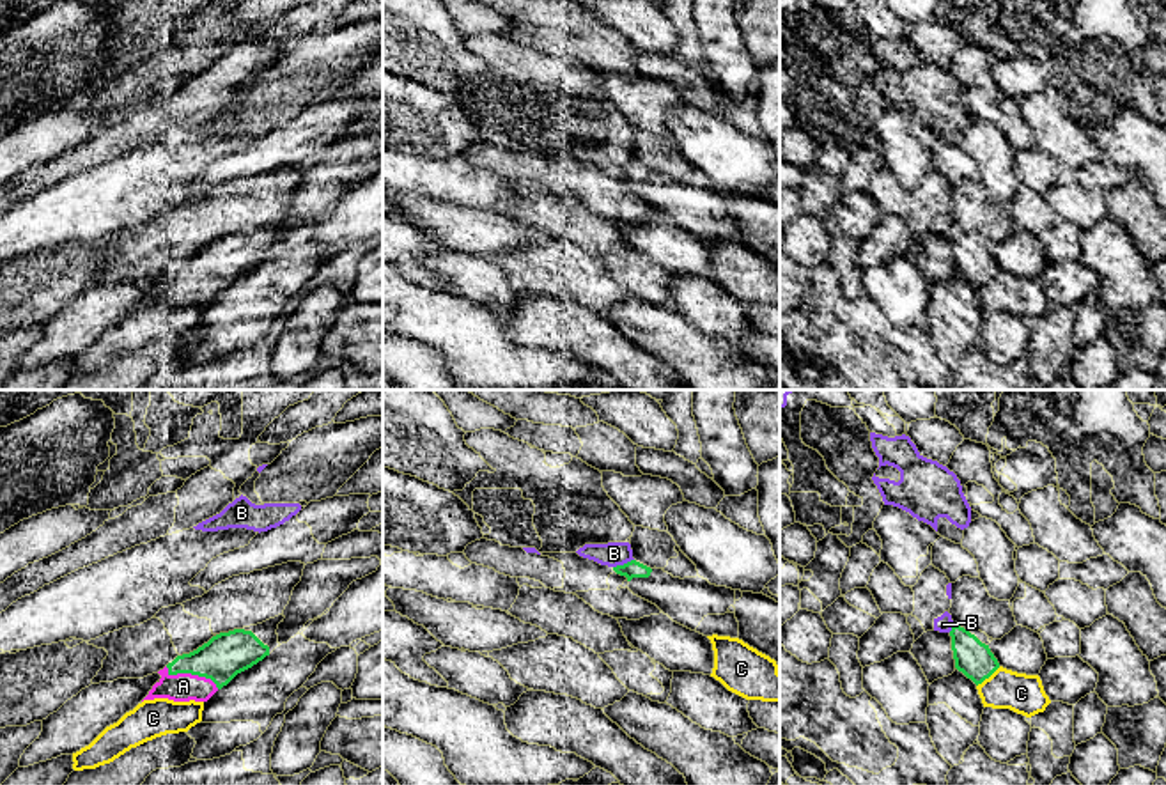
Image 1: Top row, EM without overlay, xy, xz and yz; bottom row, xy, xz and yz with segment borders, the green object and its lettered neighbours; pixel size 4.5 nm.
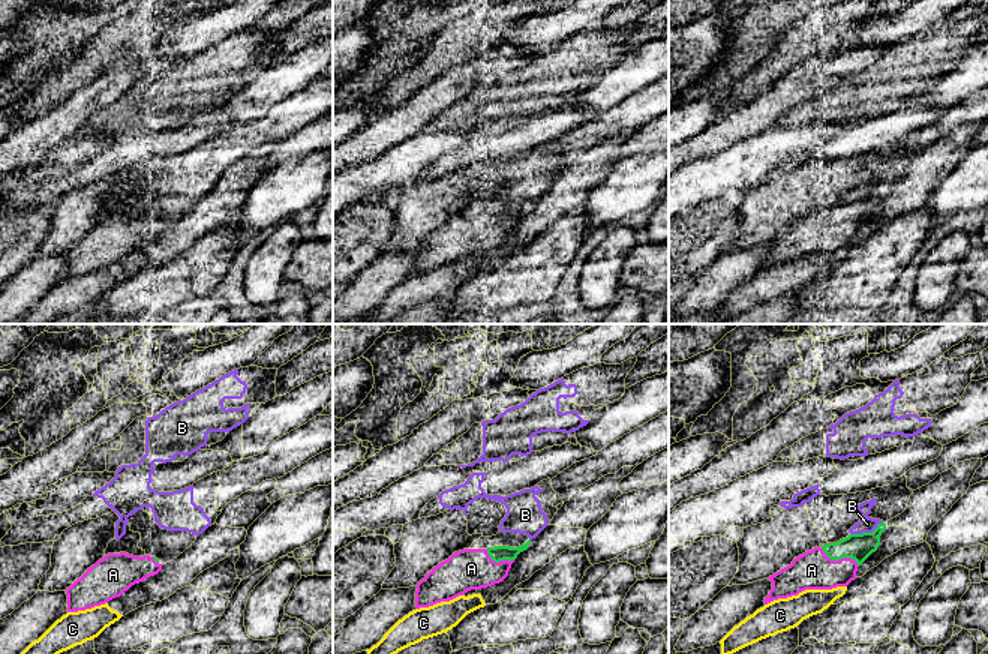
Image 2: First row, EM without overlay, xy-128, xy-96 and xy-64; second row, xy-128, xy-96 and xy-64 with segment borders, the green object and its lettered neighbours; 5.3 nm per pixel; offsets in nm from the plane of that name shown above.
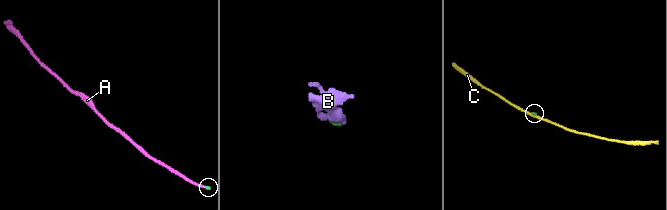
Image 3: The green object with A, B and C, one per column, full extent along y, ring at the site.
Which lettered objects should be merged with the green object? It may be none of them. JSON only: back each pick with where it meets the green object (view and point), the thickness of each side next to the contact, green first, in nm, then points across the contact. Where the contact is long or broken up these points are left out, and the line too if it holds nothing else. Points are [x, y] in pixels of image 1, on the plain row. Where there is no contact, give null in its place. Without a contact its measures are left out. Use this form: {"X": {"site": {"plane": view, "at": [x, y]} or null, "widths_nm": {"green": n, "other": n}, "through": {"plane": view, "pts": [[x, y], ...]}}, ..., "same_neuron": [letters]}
{"A": {"site": {"plane": "xy", "at": [192, 277]}, "widths_nm": {"green": 200, "other": 130}}, "same_neuron": ["A"]}

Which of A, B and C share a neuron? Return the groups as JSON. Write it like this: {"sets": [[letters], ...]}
{"sets": [["A"], ["B"], ["C"]]}

